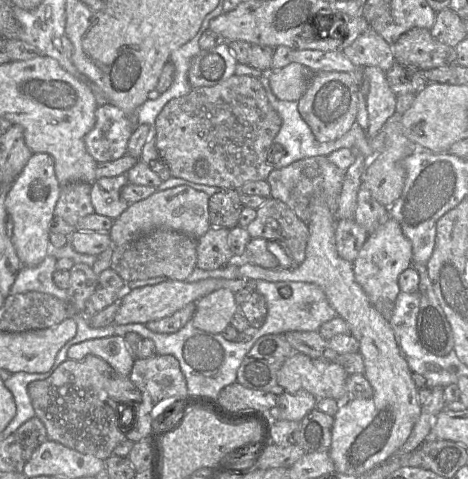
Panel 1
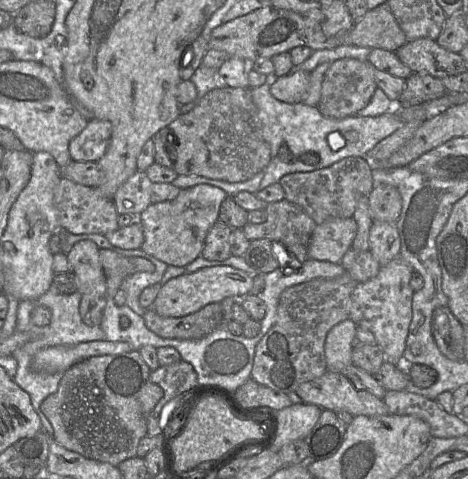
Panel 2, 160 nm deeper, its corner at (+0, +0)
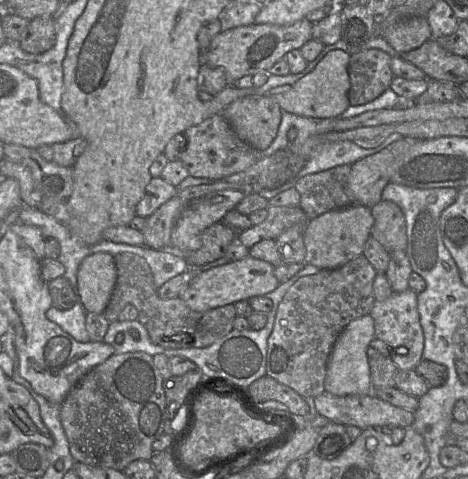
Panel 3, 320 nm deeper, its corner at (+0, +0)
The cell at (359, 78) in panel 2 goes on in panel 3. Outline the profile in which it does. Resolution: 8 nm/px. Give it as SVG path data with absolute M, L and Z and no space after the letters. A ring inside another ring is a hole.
M379 49L351 54L348 64L350 106L371 102L390 88L395 77L391 69L391 59L391 55Z

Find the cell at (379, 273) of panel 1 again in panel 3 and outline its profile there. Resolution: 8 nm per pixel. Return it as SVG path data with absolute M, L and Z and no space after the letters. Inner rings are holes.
M411 289L403 292L393 292L383 301L375 301L370 316L374 320L375 338L384 341L391 351L390 359L398 370L414 370L422 360L424 334L420 324L417 308L417 293Z

